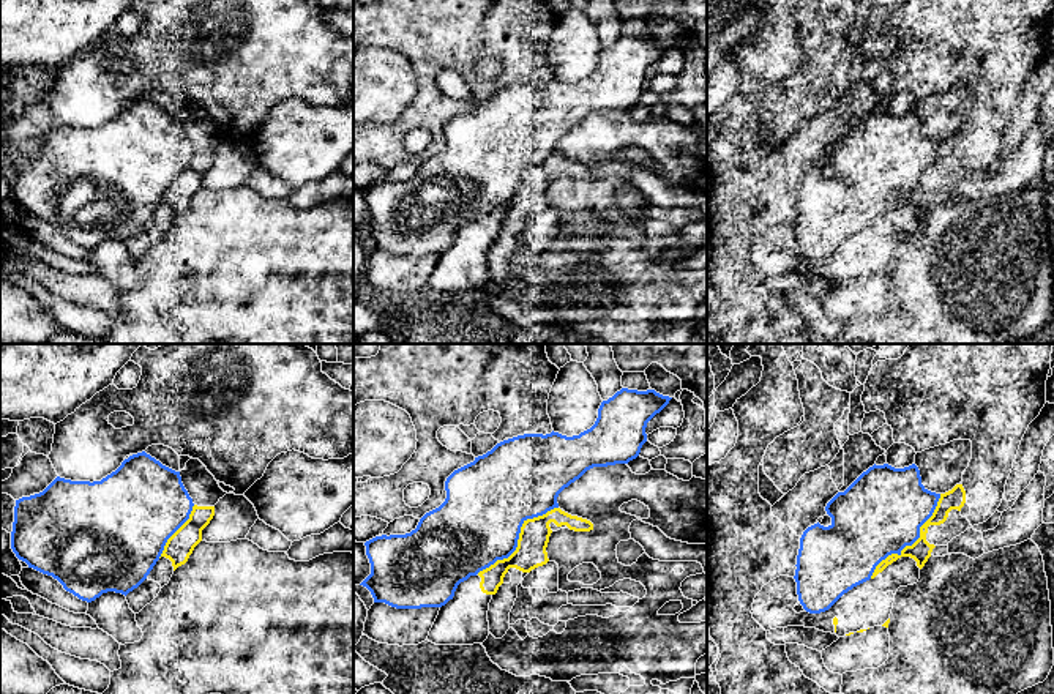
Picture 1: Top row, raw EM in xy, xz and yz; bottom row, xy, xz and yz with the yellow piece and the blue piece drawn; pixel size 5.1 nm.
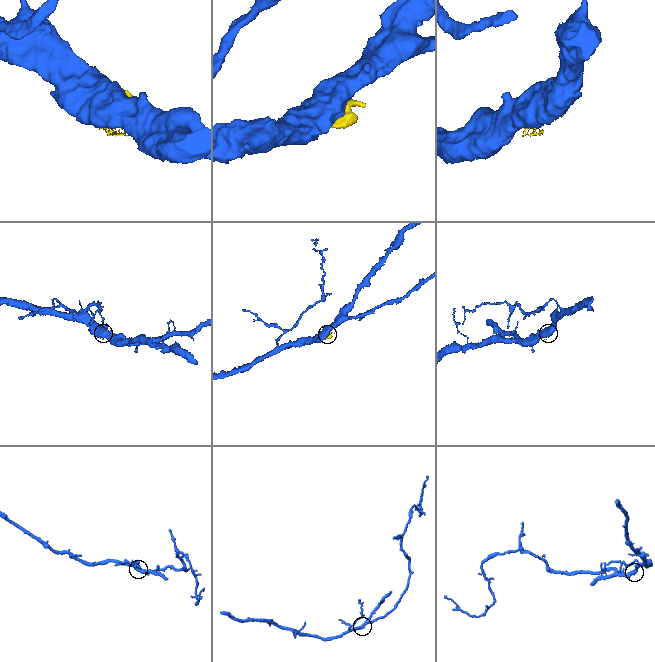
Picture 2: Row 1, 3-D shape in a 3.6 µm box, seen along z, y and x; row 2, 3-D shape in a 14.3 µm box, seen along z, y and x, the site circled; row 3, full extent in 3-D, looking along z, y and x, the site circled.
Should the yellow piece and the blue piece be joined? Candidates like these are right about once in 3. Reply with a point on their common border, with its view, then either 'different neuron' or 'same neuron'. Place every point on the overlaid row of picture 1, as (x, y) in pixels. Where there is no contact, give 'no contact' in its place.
yz (914, 543) | different neuron

